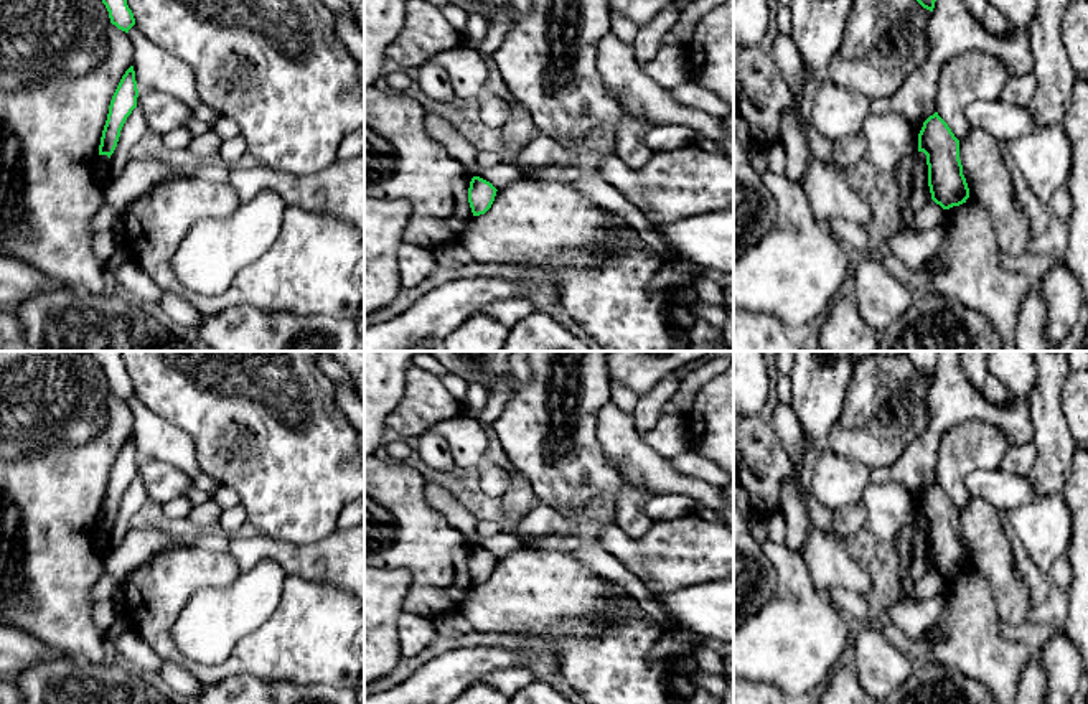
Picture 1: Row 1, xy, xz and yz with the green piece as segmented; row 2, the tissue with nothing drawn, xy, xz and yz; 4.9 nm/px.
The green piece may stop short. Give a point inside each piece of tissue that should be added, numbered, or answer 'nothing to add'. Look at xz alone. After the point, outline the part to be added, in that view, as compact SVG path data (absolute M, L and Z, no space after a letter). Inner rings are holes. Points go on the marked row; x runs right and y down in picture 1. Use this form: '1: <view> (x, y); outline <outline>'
nothing to add

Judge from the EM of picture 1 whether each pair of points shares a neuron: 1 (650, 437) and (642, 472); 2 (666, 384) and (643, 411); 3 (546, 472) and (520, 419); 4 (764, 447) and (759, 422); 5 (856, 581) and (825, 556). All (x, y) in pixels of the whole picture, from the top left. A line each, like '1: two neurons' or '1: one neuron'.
1: two neurons
2: one neuron
3: one neuron
4: one neuron
5: one neuron

